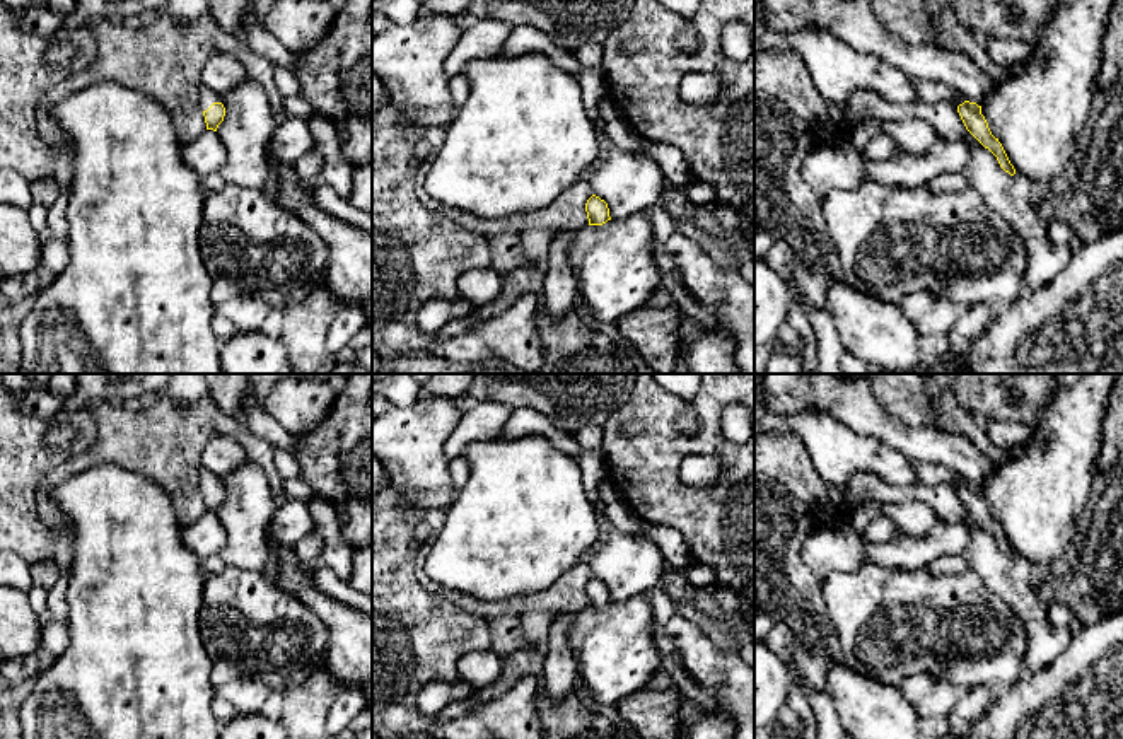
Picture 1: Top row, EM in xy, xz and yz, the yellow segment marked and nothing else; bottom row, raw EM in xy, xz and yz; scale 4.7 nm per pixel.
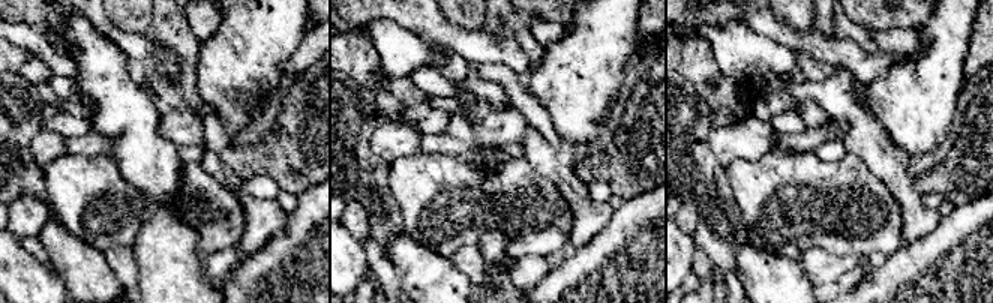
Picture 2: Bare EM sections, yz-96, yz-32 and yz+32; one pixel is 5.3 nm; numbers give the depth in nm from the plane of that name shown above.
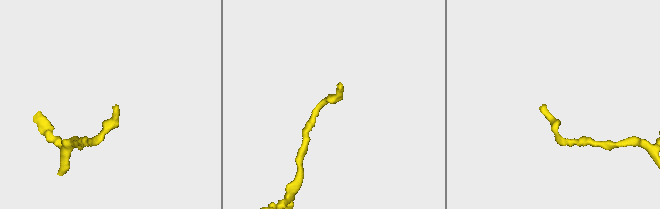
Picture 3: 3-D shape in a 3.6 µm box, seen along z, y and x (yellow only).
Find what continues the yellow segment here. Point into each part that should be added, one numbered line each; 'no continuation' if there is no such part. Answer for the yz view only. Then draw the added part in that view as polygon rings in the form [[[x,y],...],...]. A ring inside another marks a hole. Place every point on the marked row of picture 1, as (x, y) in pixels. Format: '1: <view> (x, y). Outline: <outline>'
1: yz (927, 91). Outline: [[[910,79],[913,85],[915,97],[927,101],[927,102],[939,102],[939,101],[956,101],[963,104],[966,99],[952,87],[942,82],[925,82],[918,79]]]

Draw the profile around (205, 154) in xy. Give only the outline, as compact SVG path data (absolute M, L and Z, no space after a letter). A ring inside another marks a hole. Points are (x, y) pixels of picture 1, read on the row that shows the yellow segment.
M207 130L198 138L184 143L183 160L201 177L218 174L225 162L225 147L217 131Z

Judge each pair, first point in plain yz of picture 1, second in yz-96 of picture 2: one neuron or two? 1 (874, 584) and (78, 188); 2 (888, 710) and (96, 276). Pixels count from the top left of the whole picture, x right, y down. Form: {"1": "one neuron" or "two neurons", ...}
{"1": "one neuron", "2": "one neuron"}

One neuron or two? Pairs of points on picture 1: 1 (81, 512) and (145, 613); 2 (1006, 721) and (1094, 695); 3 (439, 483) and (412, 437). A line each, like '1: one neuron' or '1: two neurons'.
1: one neuron
2: one neuron
3: one neuron

